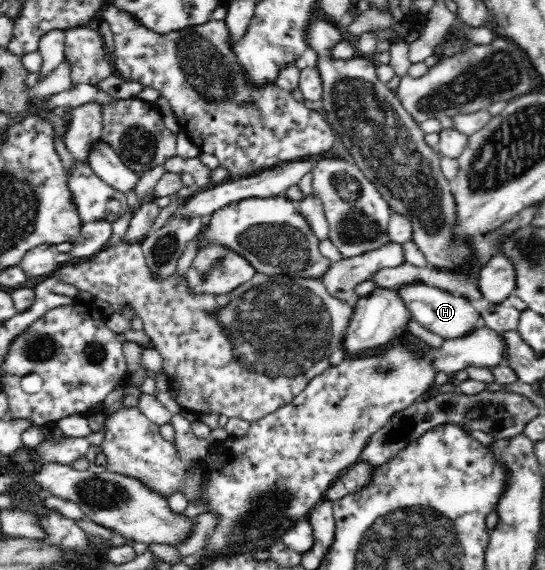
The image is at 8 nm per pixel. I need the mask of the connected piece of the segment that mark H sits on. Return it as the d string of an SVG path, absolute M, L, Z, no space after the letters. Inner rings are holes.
M423 281L403 283L403 285L399 285L395 289L407 306L412 320L417 321L425 329L441 335L445 340L462 336L475 327L475 318L478 314L469 302L467 302L467 298L457 290L449 292L449 290L434 287Z

